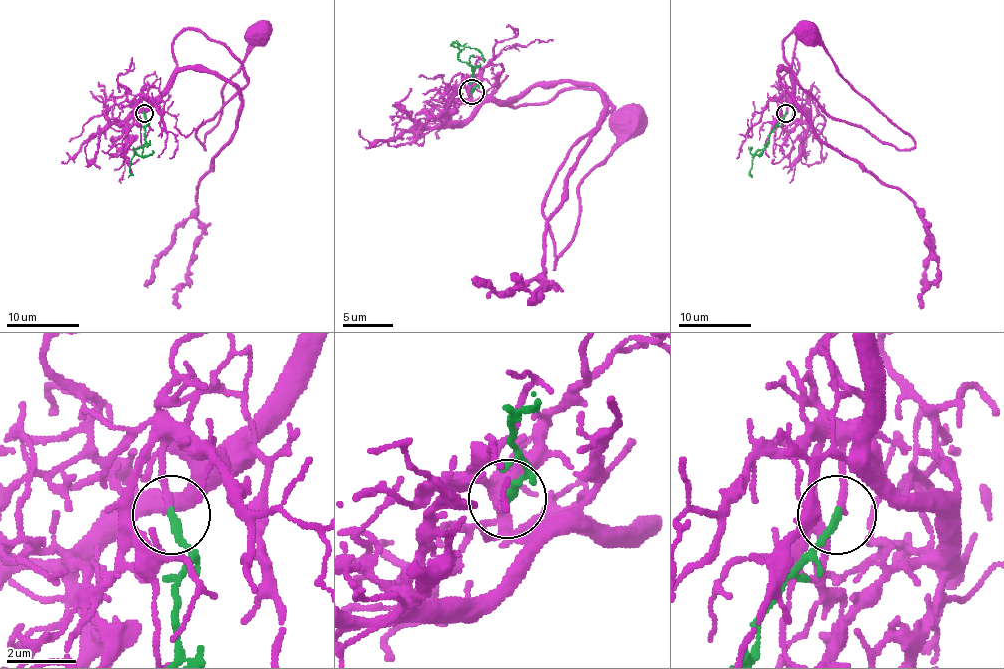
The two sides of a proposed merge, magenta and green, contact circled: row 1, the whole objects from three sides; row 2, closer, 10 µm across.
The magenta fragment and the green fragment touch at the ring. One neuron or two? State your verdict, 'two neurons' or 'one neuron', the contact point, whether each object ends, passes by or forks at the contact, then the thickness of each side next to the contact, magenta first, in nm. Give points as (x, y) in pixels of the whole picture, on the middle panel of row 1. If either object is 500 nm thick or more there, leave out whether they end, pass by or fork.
one neuron; at (471, 92); magenta ends there; green ends there; 200 nm thick on the magenta side, 240 nm on the other

